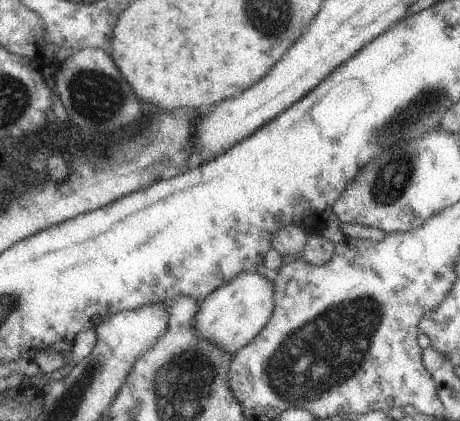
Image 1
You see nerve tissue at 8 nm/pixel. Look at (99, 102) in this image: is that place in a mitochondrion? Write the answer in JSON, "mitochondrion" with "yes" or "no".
{"mitochondrion":"yes"}

